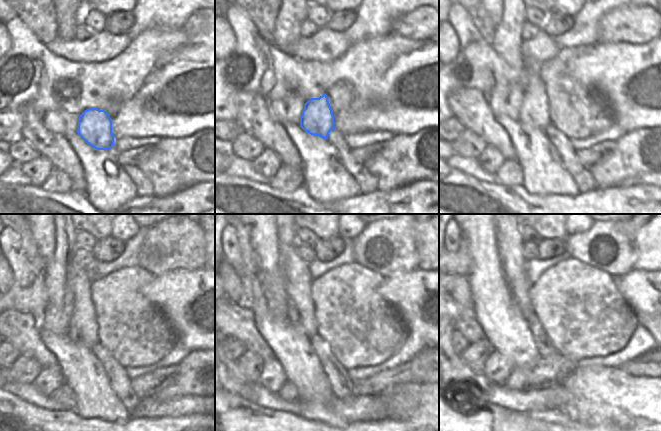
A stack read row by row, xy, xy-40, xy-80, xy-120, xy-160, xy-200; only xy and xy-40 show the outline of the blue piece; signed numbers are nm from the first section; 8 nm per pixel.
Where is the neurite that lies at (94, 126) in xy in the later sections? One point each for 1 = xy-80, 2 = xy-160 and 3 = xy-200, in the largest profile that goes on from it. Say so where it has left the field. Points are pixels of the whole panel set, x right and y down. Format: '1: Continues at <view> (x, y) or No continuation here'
1: Continues at xy-80 (534, 112)
2: Continues at xy-160 (297, 278)
3: Continues at xy-200 (508, 239).

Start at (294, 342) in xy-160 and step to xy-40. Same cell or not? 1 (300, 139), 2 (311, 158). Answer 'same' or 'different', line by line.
1: same
2: same

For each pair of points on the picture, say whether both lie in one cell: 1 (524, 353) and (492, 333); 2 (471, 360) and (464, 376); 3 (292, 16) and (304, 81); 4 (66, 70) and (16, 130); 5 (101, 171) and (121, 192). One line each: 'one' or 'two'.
1: one
2: two
3: two
4: one
5: one

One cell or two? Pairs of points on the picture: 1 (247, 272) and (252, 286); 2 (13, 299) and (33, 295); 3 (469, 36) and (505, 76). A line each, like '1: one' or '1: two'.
1: one
2: one
3: one

